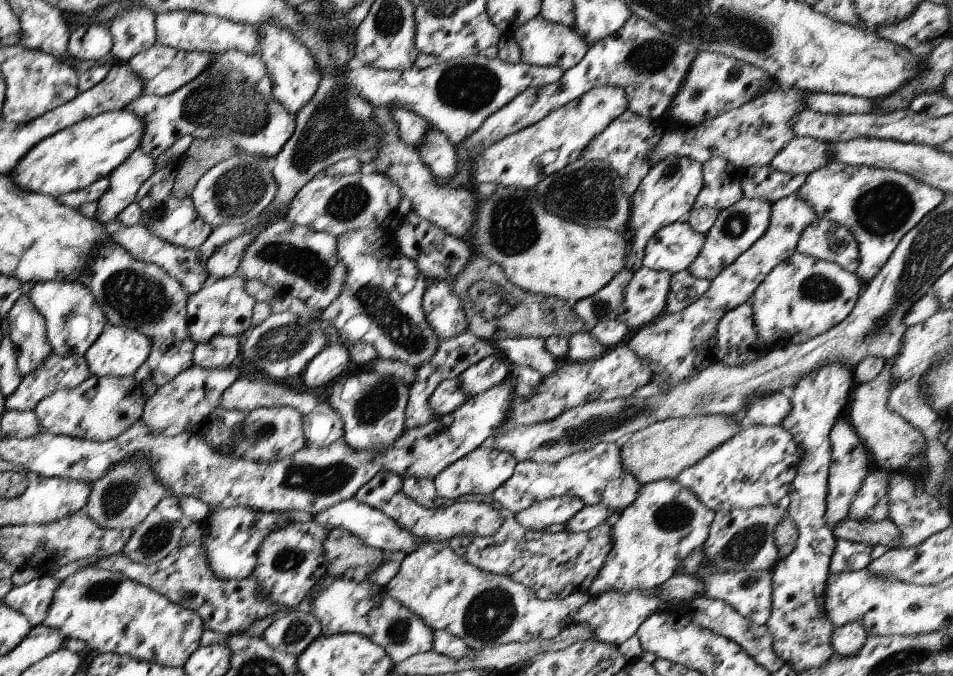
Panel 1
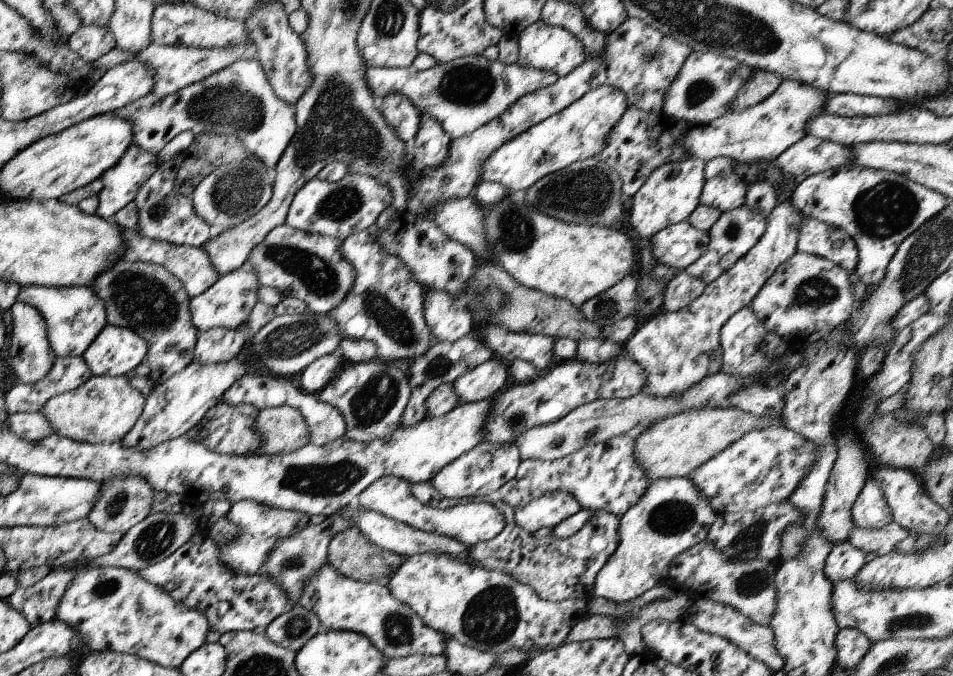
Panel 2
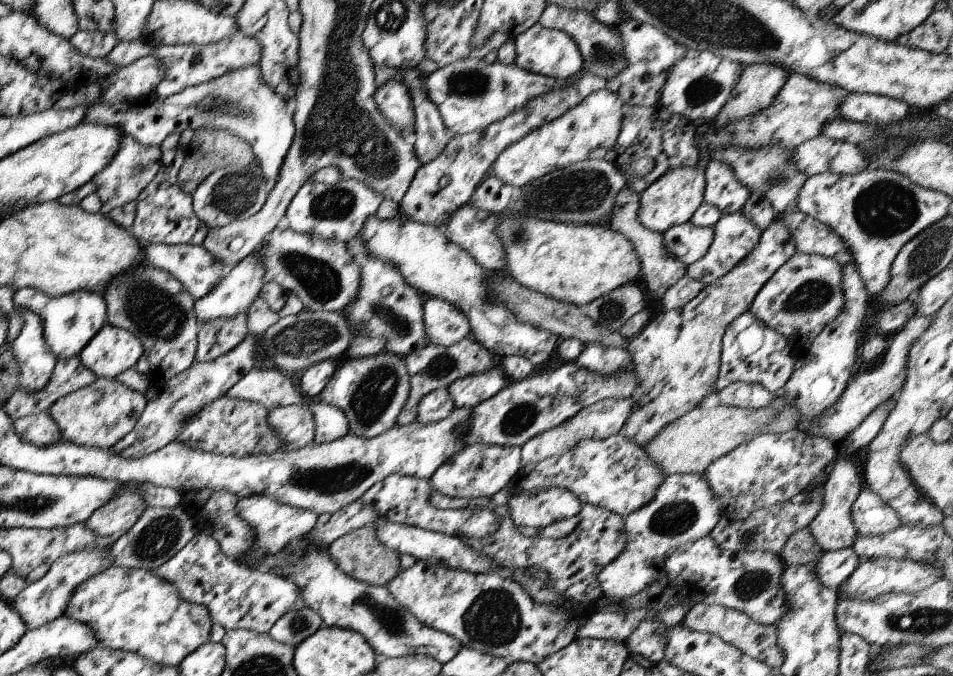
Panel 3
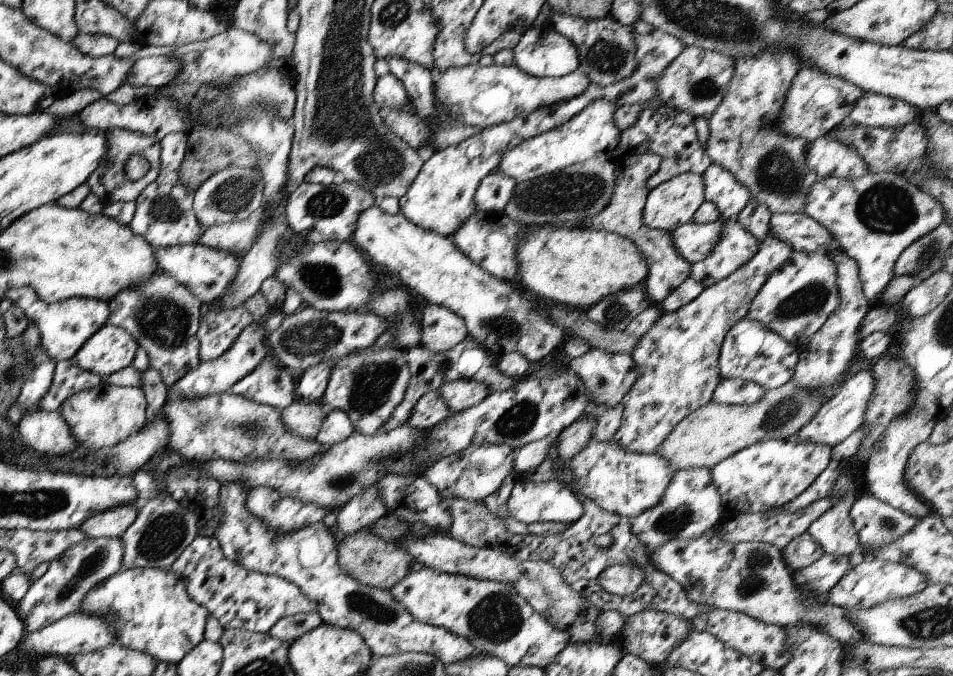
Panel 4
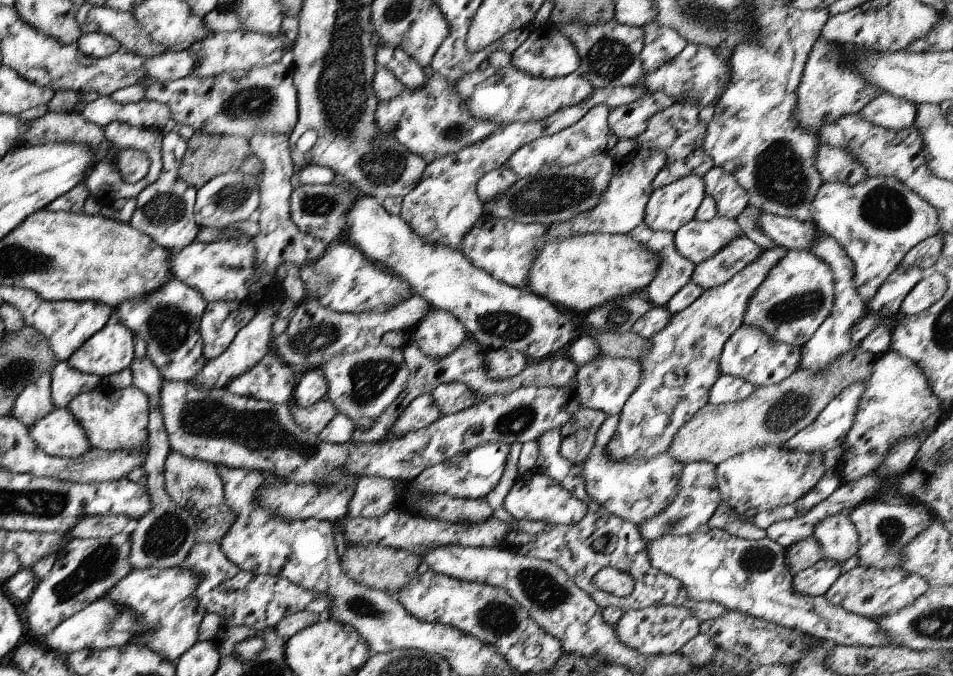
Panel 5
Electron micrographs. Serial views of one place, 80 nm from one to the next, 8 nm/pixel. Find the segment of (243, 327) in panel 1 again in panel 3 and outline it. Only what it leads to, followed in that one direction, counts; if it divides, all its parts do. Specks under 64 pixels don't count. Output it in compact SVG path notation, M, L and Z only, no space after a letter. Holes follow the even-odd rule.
M257 251L249 253L243 260L229 268L213 290L210 290L205 296L194 302L194 311L199 324L215 319L233 318L239 313L245 315L246 308L250 305L250 302L255 300L260 293L265 272L266 268Z

